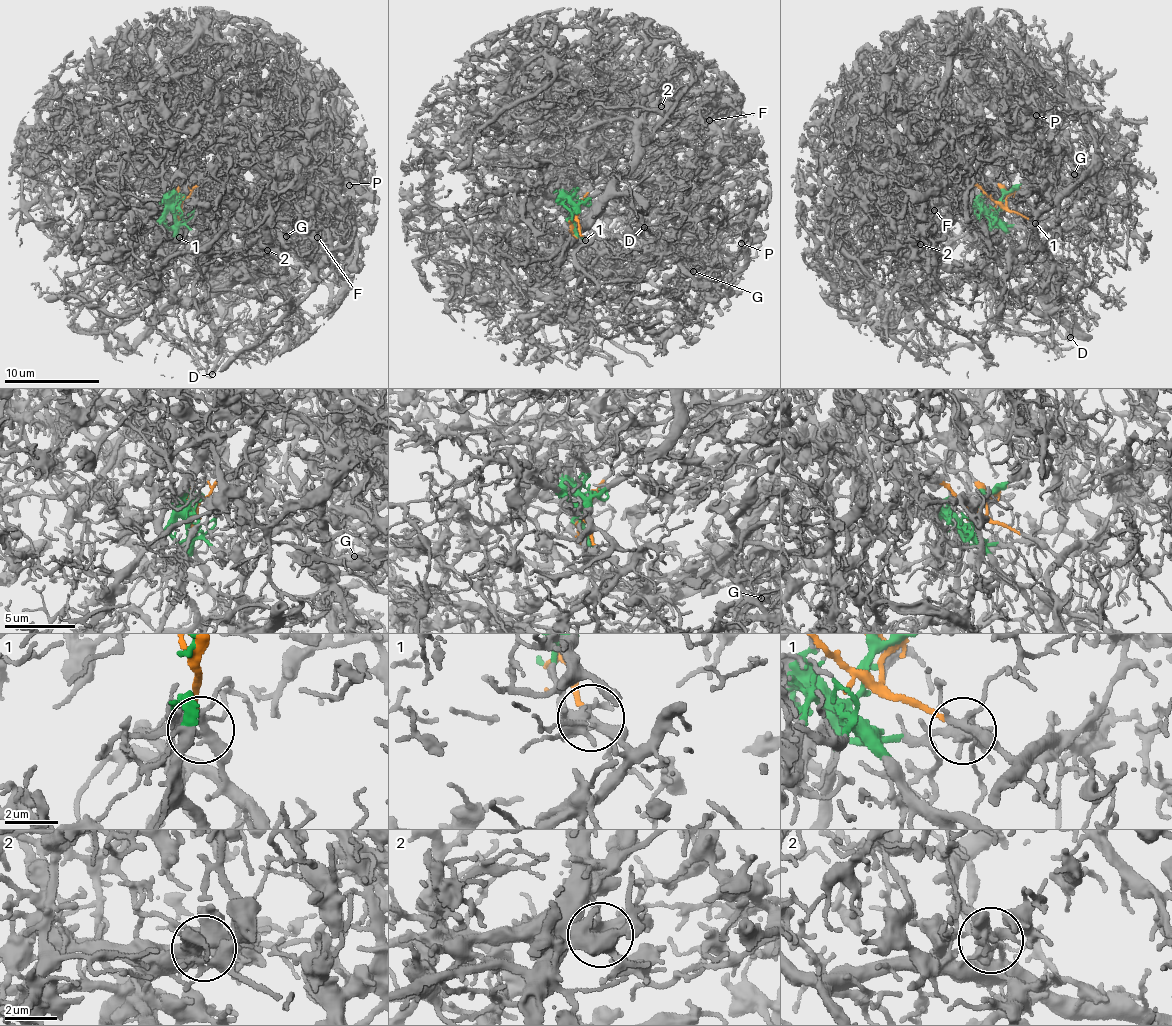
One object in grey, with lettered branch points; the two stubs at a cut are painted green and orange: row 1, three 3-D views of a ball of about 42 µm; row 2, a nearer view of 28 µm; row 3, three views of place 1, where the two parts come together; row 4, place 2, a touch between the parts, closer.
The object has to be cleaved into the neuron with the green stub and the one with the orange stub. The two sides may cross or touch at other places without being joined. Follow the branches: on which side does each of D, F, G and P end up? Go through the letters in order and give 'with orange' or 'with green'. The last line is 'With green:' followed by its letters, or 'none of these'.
D: with orange
F: with green
G: with green
P: with green
With green: F, G, P

